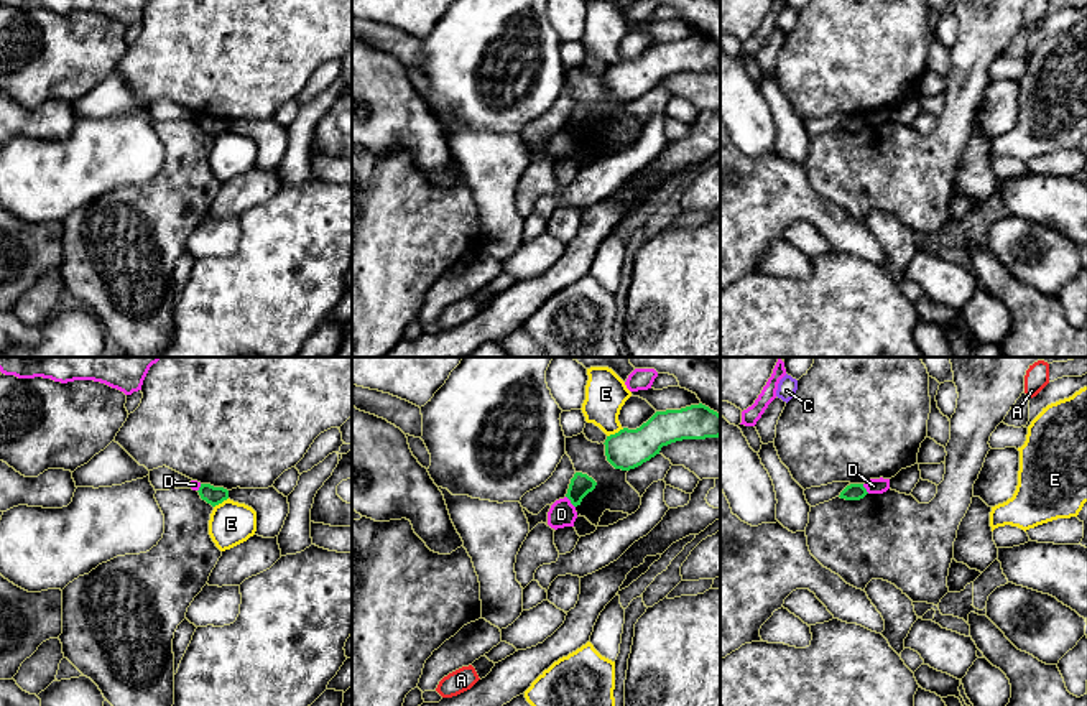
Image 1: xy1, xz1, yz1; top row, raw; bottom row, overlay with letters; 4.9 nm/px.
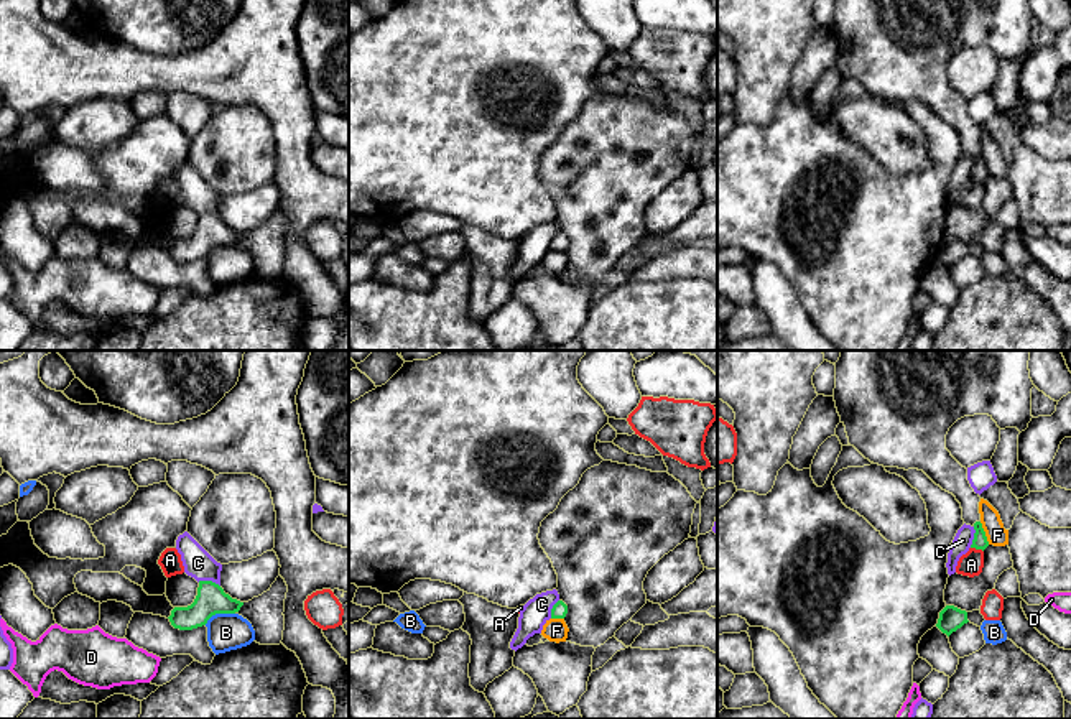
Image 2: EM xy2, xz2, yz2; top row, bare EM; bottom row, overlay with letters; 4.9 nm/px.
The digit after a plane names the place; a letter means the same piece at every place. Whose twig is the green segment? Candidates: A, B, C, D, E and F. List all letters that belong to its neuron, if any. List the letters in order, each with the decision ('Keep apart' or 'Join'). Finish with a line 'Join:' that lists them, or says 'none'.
A: Keep apart
B: Keep apart
C: Keep apart
D: Keep apart
E: Keep apart
F: Keep apart
Join: none

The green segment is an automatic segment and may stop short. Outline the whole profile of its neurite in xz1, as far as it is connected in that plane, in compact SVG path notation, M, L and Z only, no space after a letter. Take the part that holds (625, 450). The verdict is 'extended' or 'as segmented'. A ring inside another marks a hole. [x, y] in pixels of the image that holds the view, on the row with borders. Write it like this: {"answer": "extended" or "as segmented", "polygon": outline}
{"answer": "as segmented", "polygon": "M699 403L681 410L656 411L636 430L623 428L605 439L607 461L630 471L659 454L663 446L682 439L720 436L720 415Z"}

